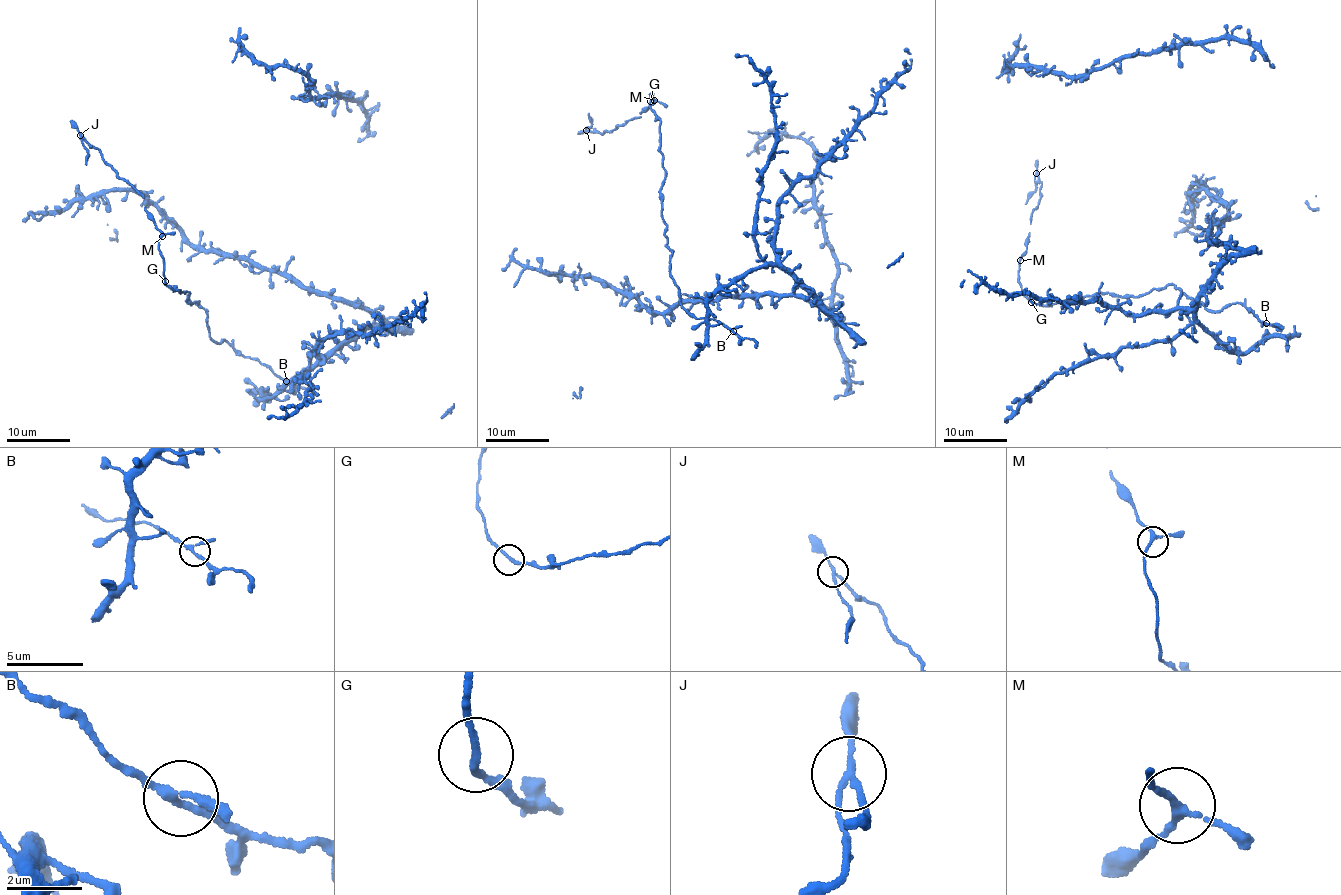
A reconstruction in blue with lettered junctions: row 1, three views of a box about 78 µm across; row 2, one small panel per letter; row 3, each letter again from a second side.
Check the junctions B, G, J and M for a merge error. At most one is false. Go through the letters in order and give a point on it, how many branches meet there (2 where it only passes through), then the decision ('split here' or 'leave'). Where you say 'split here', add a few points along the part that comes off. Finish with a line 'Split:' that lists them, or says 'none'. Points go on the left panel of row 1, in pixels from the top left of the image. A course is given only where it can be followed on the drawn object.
B: (286, 381) | 3 | leave
G: (165, 281) | 2 | leave
J: (80, 135) | 3 | split here | (80, 135), (87, 155), (86, 165)
M: (162, 236) | 3 | leave
Split: J

